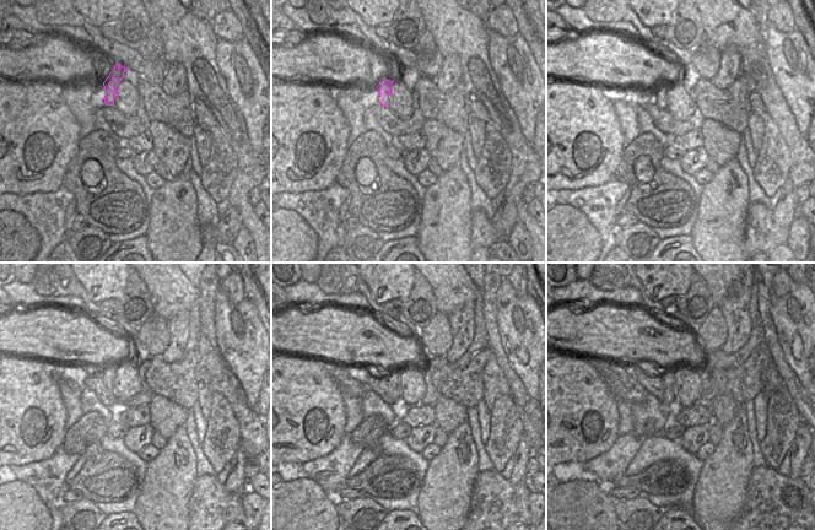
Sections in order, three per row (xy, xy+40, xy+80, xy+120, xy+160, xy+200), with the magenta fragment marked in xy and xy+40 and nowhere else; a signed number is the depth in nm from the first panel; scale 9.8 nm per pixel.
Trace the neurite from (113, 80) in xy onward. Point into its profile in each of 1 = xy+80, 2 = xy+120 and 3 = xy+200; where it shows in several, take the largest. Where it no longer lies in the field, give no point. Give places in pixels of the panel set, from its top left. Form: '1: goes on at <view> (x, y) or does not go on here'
1: goes on at xy+80 (659, 93)
2: goes on at xy+120 (108, 374)
3: goes on at xy+200 (670, 394)

